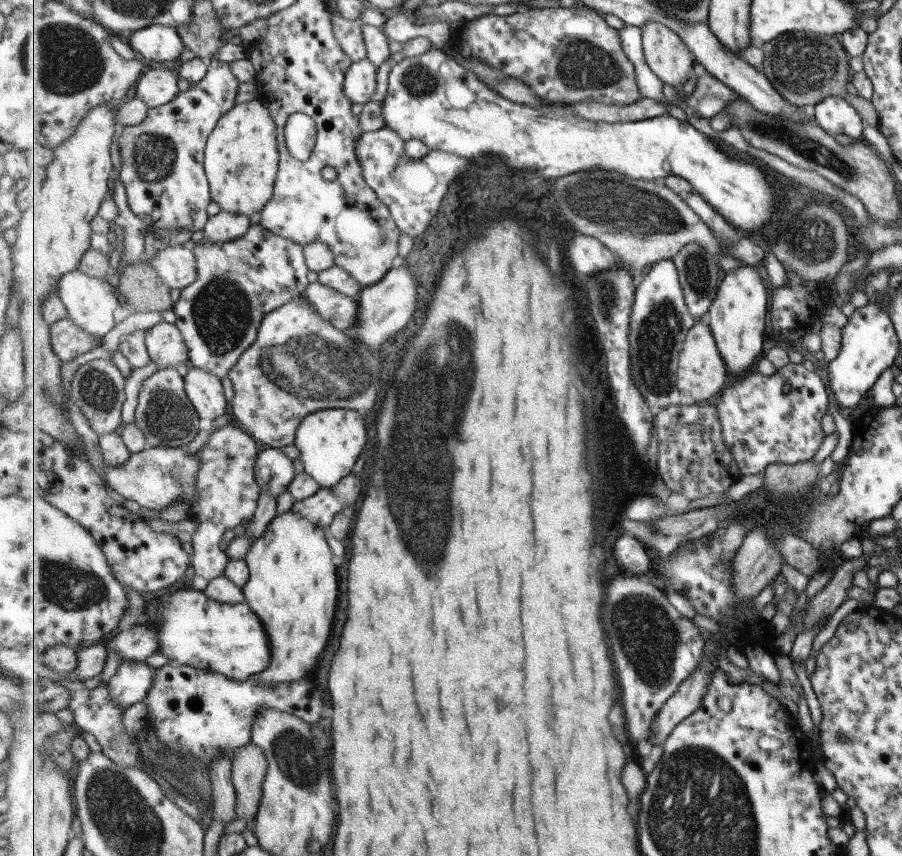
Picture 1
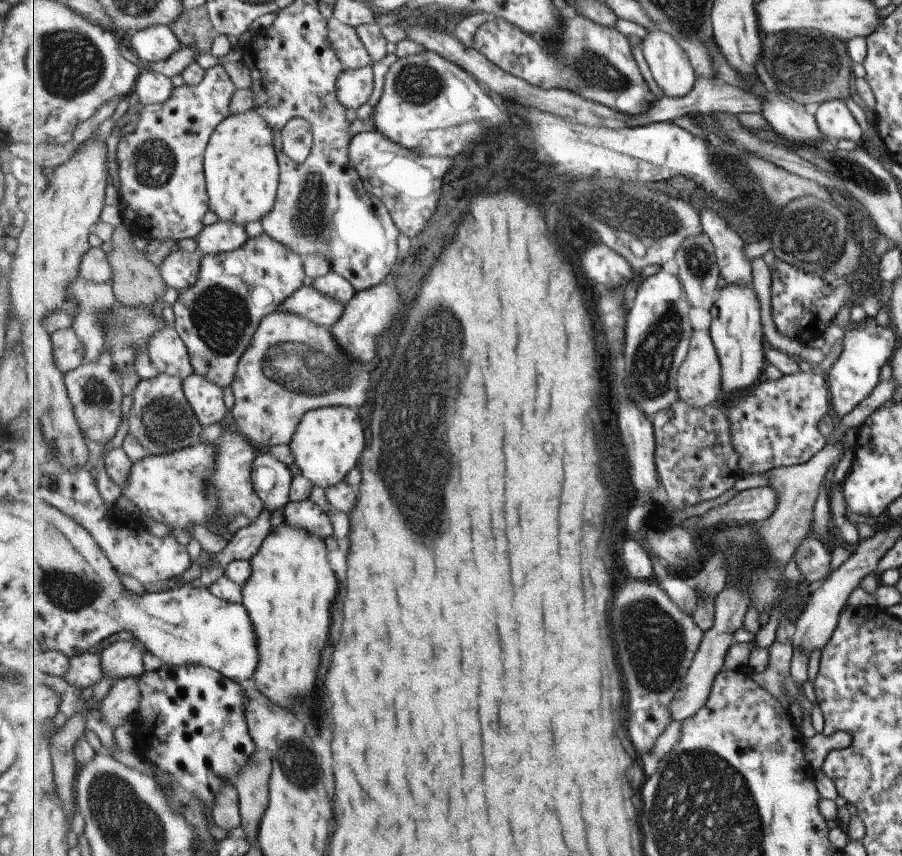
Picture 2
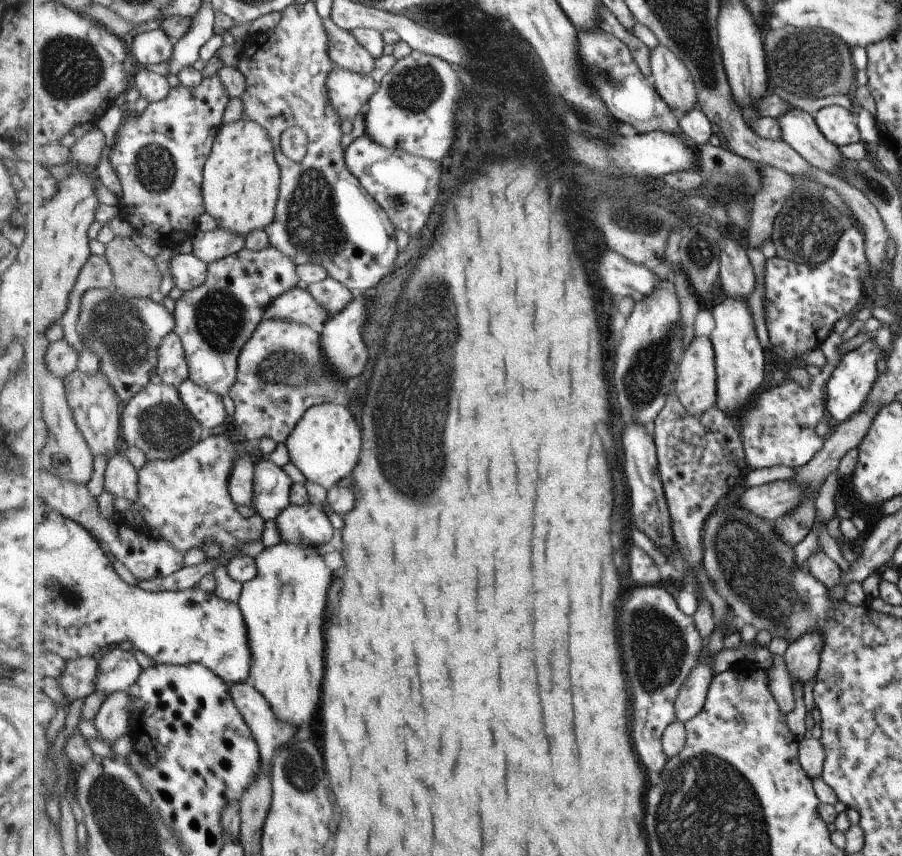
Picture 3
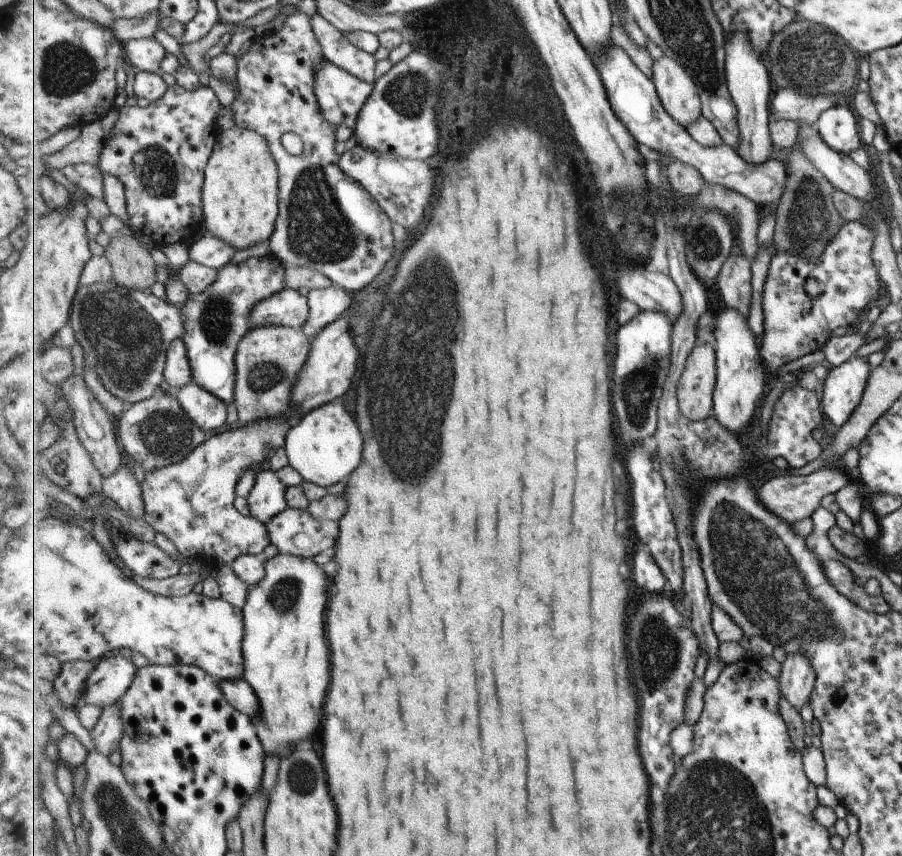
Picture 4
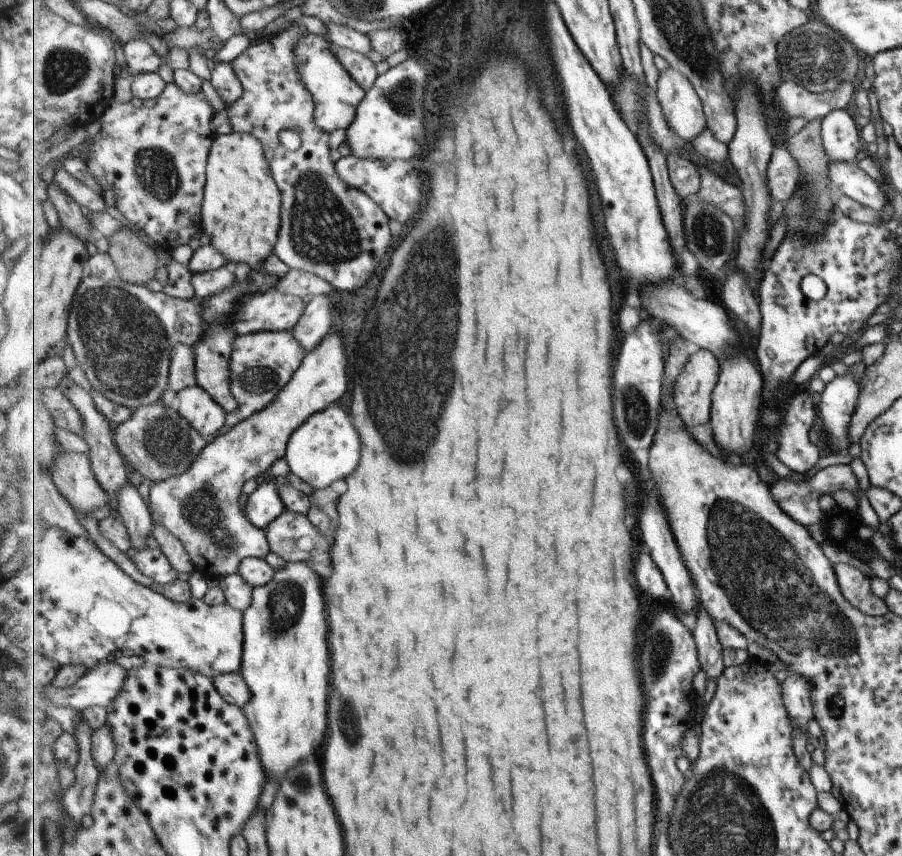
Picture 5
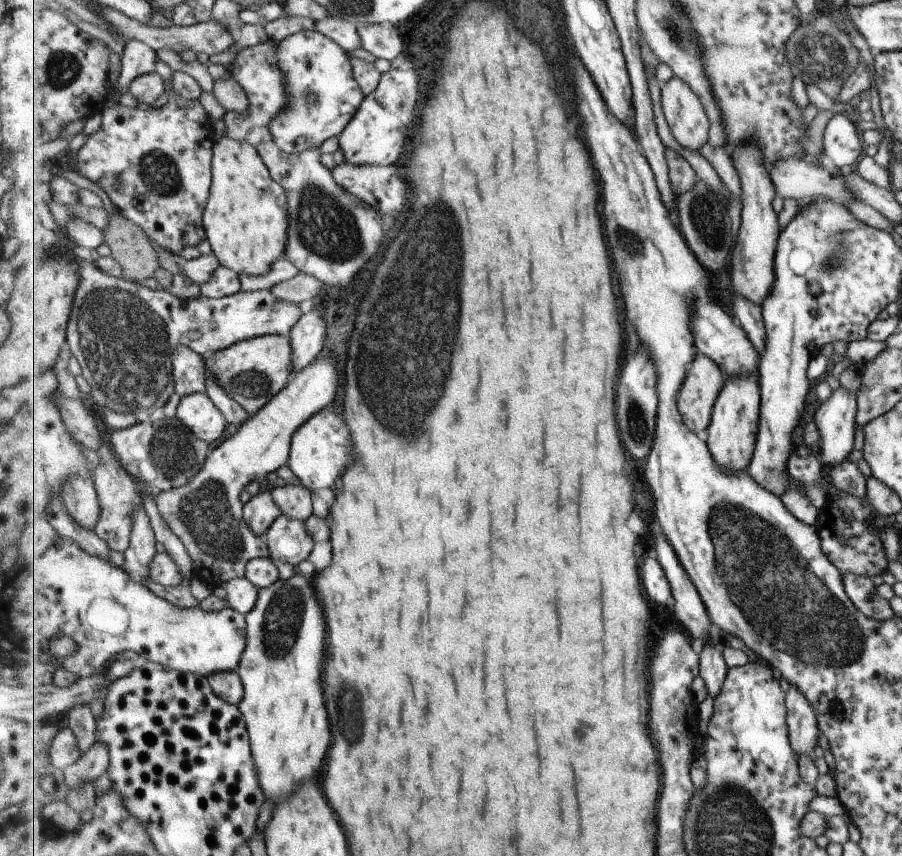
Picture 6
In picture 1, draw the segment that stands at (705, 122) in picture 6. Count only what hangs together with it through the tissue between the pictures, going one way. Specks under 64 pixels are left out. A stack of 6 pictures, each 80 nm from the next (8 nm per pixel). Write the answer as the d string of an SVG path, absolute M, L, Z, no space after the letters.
M649 23L642 28L644 55L647 64L652 71L664 82L665 86L669 84L679 94L684 94L692 86L695 80L693 54L690 47L682 39L680 33L661 23Z

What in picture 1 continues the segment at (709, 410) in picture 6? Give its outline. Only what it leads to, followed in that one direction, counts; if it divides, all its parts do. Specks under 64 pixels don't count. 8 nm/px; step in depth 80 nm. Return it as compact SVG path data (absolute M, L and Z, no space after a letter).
M697 321L689 331L680 356L680 369L678 370L678 389L682 392L686 402L707 403L707 400L720 396L727 386L727 372L729 372L726 360L720 354L714 332L709 323Z

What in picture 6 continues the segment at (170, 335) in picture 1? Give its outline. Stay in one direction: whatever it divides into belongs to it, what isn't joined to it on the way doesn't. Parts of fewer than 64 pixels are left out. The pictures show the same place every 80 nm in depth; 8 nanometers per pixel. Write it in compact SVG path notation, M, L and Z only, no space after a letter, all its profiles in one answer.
M181 345L175 349L175 388L179 397L208 392L208 366L205 356Z

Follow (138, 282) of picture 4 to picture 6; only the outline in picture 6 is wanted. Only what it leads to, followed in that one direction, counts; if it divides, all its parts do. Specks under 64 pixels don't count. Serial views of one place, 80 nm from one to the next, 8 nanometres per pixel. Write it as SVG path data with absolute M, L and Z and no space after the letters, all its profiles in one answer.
M116 212L111 214L109 224L103 231L106 236L106 244L111 248L111 256L119 262L124 273L129 272L131 277L143 284L144 280L154 276L160 267L159 253L143 227L122 213Z

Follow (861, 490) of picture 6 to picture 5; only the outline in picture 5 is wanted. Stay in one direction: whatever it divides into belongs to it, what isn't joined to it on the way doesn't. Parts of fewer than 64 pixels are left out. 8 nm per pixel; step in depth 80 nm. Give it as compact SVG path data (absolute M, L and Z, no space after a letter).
M849 464L827 466L819 469L814 475L809 476L809 478L804 478L801 482L788 482L779 479L777 483L769 487L769 490L775 497L775 500L782 506L782 509L786 510L787 514L790 514L795 522L802 523L806 527L811 527L812 525L818 526L824 513L819 509L817 499L823 492L829 492L829 490L831 492L835 490L846 490L850 492L858 504L857 517L860 520L860 524L869 527L879 525L880 520L877 518L875 512L873 512L867 500L866 491L859 489L857 478L851 471Z

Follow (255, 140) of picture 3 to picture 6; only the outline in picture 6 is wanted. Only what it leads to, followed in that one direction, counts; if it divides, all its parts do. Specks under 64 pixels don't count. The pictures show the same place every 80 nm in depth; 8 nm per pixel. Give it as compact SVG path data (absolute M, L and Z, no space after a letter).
M227 136L217 139L215 143L213 174L210 201L204 214L211 252L216 254L221 265L234 270L237 274L245 272L253 277L269 274L273 264L285 258L290 244L290 200L286 190L273 178L256 146Z

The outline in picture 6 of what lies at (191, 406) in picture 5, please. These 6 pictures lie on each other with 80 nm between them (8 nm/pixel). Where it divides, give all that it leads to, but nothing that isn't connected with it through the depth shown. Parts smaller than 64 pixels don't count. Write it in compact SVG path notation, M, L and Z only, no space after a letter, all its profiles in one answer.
M195 393L180 399L175 416L202 441L215 444L225 434L225 416L207 393Z

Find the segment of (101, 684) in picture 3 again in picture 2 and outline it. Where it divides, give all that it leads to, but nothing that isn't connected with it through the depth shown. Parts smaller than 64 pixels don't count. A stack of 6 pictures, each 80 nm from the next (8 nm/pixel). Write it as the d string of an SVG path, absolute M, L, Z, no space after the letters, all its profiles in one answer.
M136 639L129 642L115 642L112 645L106 646L102 652L101 660L104 668L104 674L112 679L112 684L121 681L127 677L141 677L143 671L143 652L147 651L144 646Z

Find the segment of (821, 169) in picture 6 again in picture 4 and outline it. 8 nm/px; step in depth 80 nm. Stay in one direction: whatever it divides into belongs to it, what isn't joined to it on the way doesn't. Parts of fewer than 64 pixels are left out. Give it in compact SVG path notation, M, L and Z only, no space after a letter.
M612 44L612 48L605 57L594 55L590 57L599 69L615 112L641 144L657 153L662 153L667 160L675 158L692 164L701 171L707 183L718 184L740 192L759 206L760 204L773 206L779 204L790 179L788 162L775 157L765 164L751 165L739 156L735 148L727 144L720 147L703 146L669 114L659 98L653 78L647 78L633 64L627 52Z

